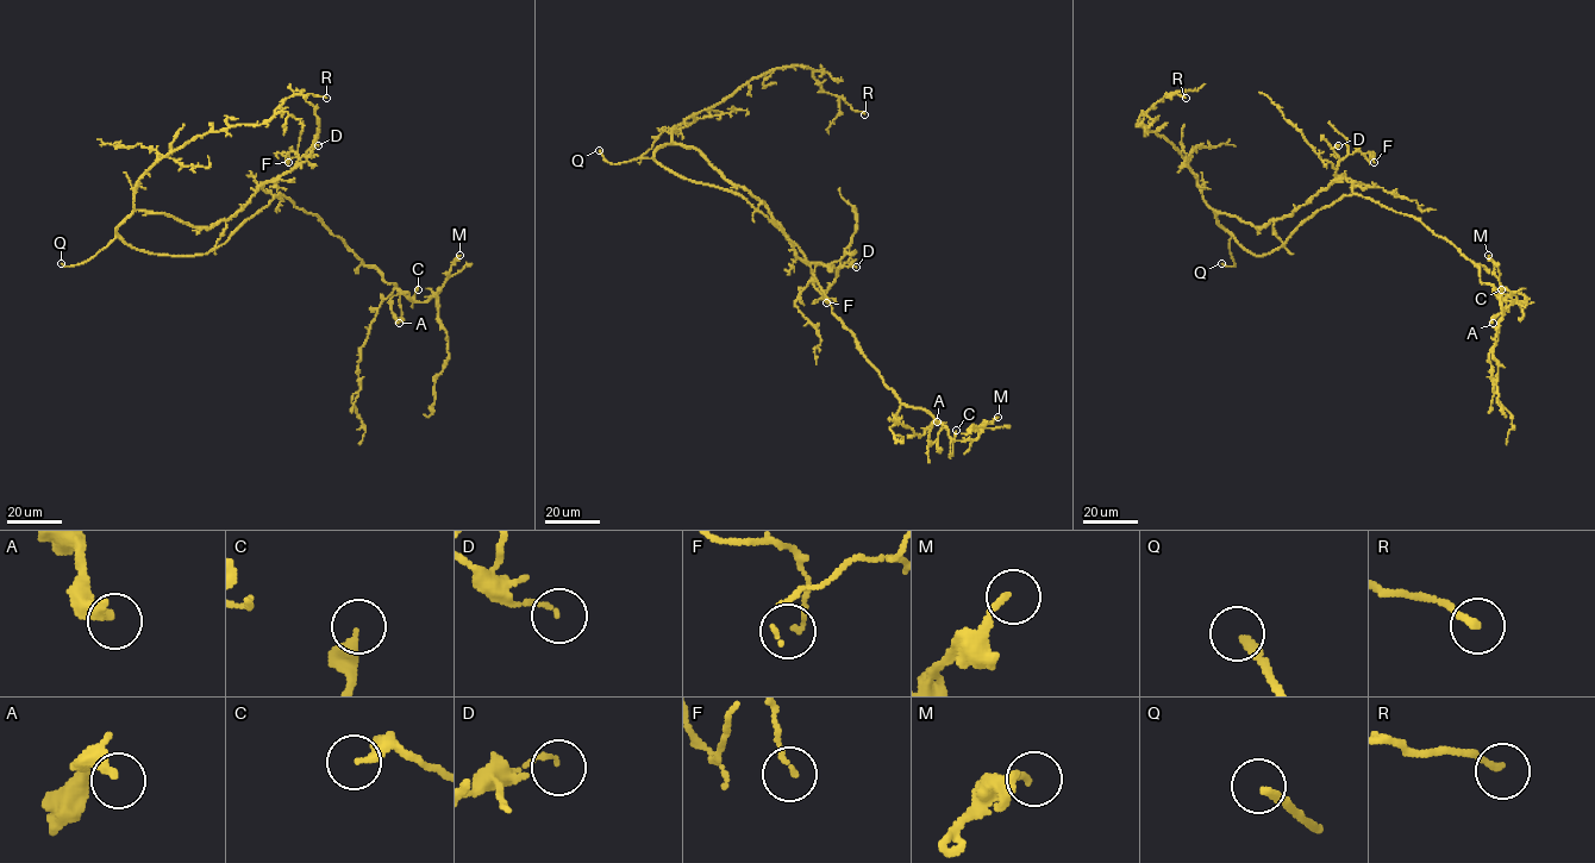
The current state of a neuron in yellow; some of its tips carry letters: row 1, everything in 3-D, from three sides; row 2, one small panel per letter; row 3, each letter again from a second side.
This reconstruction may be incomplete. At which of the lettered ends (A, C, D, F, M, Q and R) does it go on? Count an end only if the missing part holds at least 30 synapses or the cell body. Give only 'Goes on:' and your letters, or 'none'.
Goes on: Q

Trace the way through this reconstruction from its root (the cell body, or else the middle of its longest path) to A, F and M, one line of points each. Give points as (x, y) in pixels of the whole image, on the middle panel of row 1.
A: (768, 218), (799, 248), (832, 313), (882, 381), (902, 404), (926, 411), (942, 425), (929, 445), (937, 421)
F: (768, 218), (740, 195), (669, 172), (654, 152), (693, 147), (757, 198), (799, 257), (836, 269), (826, 302)
M: (768, 218), (799, 248), (832, 313), (902, 404), (926, 411), (955, 441), (975, 441), (987, 421), (998, 417)

